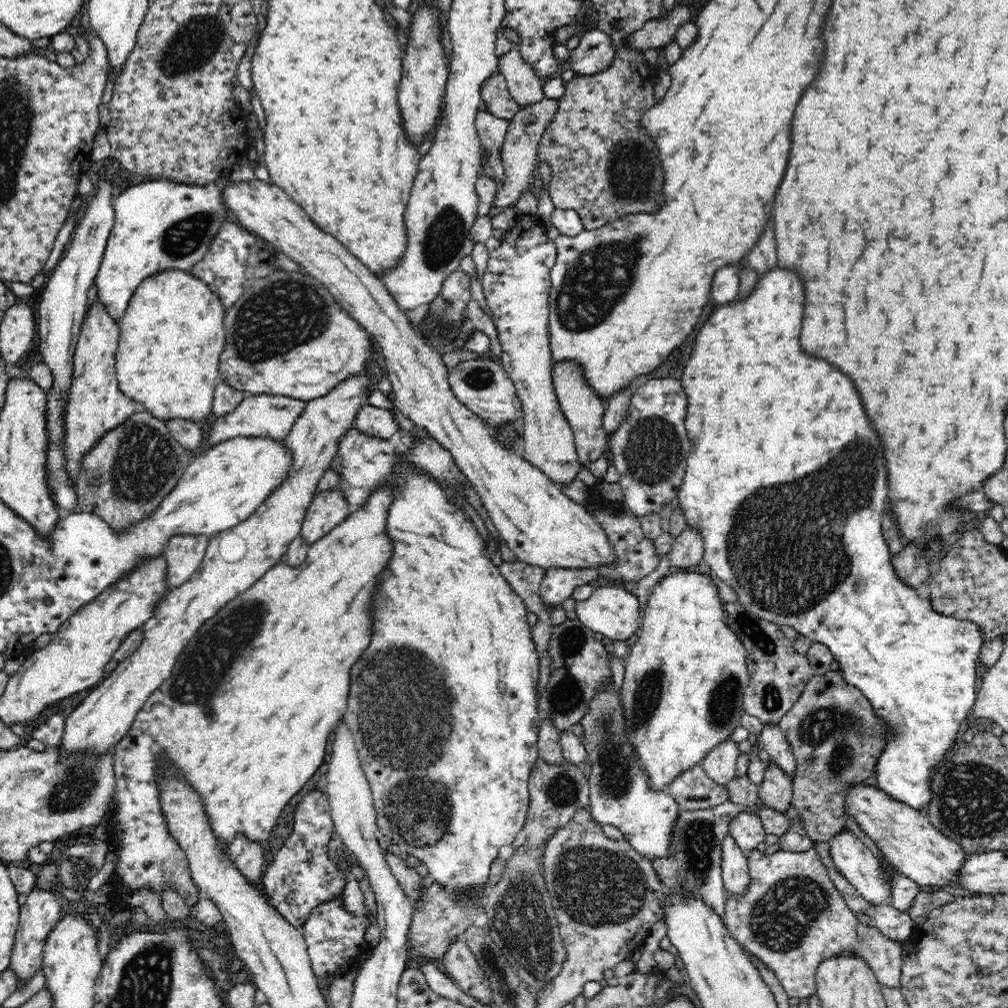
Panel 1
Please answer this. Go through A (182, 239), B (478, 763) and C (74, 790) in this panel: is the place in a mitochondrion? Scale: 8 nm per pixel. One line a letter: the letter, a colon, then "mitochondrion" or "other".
A: mitochondrion
B: other
C: mitochondrion

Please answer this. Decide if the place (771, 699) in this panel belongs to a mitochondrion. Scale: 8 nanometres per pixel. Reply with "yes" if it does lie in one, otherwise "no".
yes

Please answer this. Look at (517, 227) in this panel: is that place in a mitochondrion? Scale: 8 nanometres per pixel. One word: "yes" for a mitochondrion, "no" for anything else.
no

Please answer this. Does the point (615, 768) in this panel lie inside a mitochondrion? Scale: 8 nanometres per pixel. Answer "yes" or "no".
yes

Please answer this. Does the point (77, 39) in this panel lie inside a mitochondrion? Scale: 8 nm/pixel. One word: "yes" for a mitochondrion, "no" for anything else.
no

